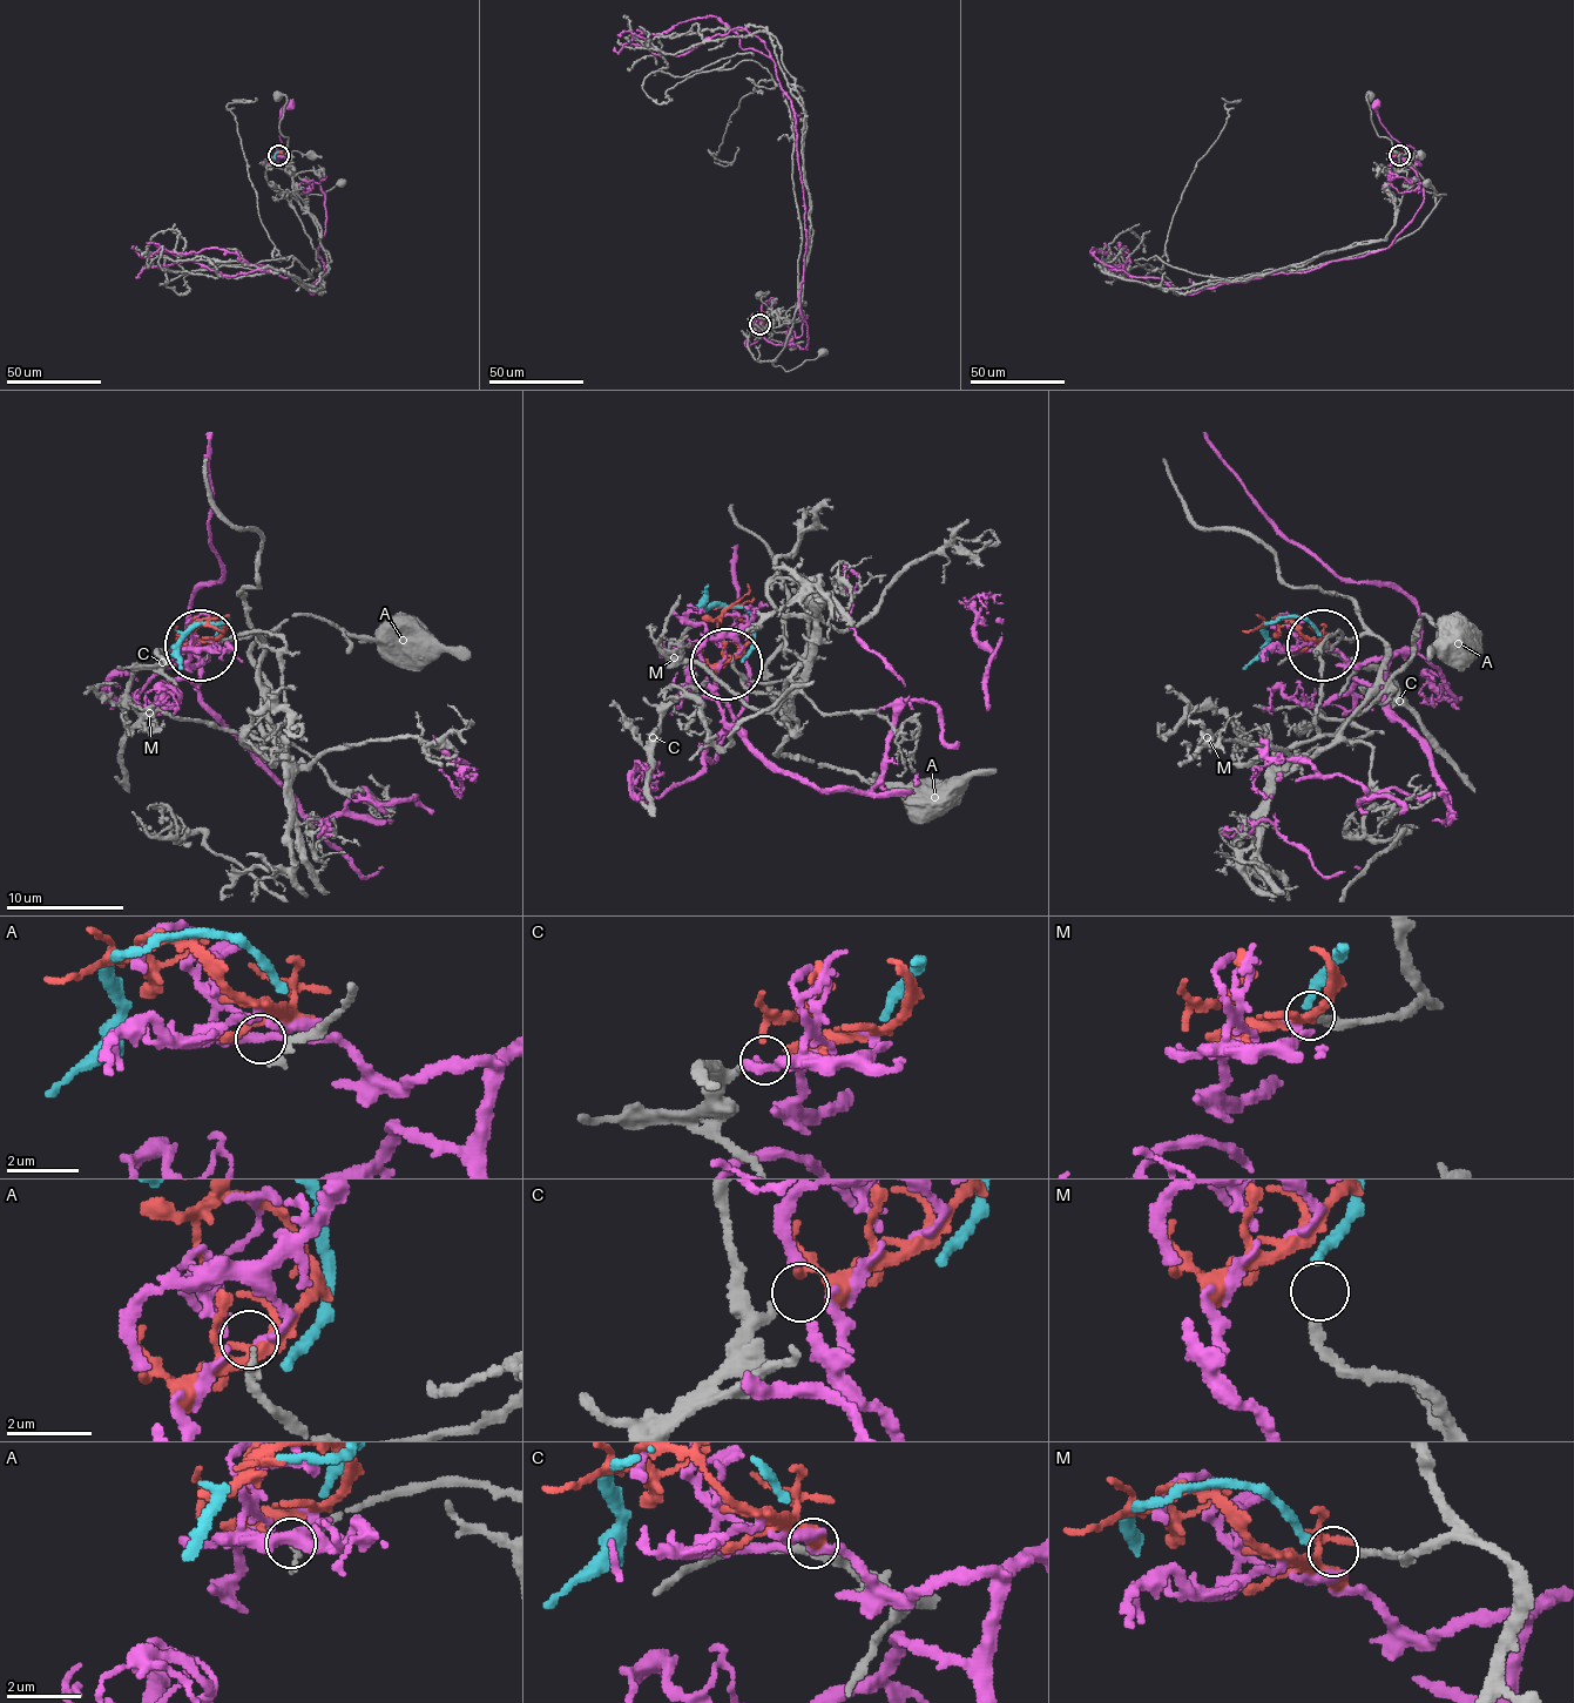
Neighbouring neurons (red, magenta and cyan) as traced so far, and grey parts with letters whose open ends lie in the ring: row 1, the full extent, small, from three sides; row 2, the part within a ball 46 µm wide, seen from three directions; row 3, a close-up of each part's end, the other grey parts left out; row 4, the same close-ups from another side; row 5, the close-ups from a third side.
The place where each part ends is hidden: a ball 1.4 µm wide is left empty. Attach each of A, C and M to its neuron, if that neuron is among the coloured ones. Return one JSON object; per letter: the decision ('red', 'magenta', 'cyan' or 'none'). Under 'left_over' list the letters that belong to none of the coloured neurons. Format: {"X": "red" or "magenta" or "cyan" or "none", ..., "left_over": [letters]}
{"A": "none", "C": "red", "M": "cyan", "left_over": ["A"]}

